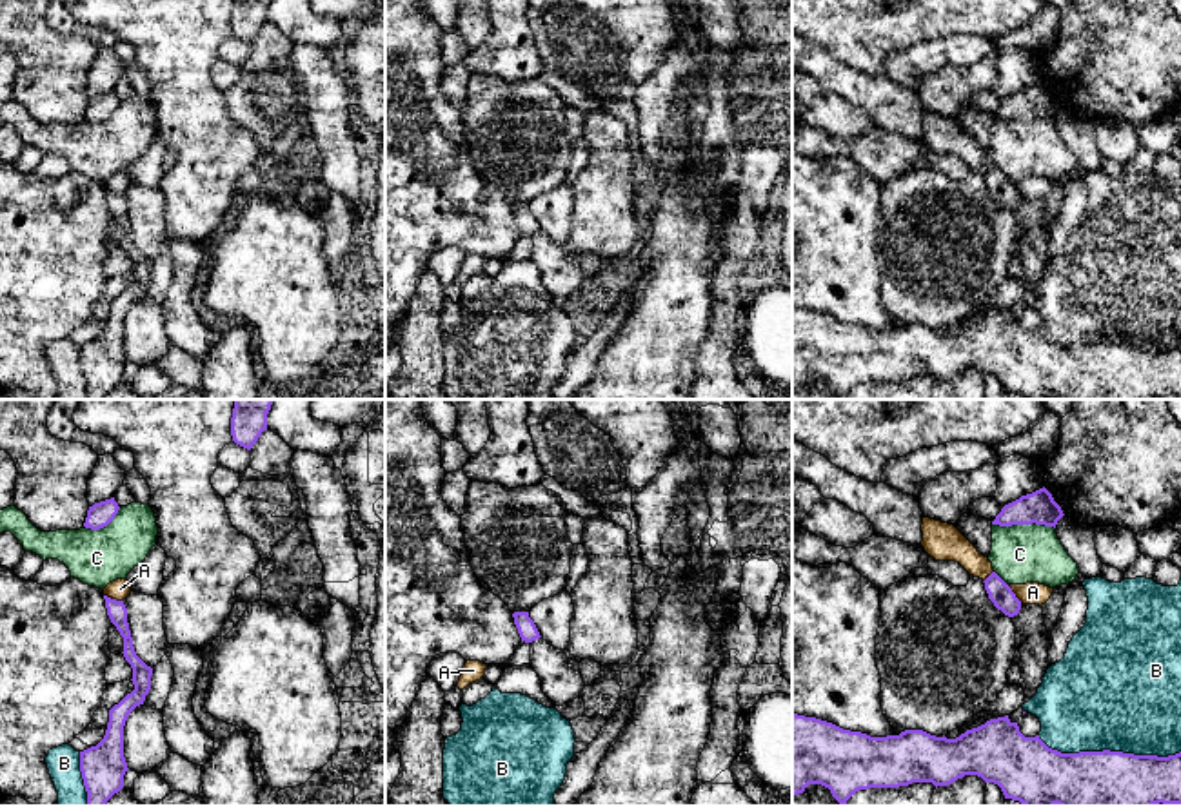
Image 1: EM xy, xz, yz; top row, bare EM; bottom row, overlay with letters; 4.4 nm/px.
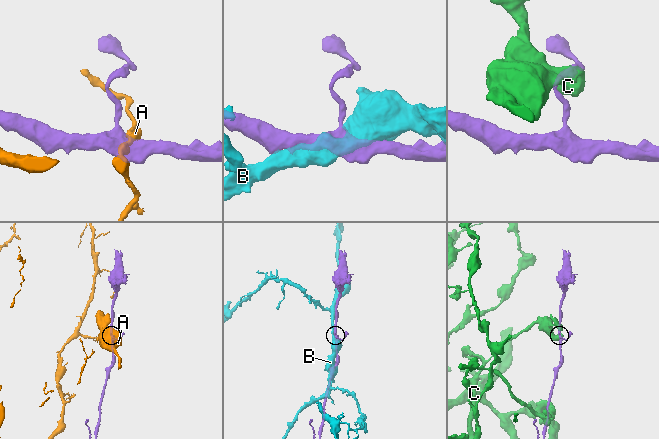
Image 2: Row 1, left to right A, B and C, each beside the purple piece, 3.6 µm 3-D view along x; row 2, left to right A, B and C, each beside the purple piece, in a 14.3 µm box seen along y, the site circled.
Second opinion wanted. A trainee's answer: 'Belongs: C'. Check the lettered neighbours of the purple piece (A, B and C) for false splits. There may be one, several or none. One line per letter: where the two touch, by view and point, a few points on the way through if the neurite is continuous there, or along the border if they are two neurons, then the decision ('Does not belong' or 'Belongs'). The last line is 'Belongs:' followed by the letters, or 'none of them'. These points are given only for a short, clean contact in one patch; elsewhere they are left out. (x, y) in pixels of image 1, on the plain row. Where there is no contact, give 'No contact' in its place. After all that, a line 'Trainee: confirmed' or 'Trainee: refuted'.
A: Touches purple at xy (113, 193). Boundary: xy (104, 187), (122, 195). Does not belong
B: Touches purple at yz (1109, 344). Does not belong
C: Touches purple at yz (1023, 117). Does not belong
Belongs: none of them
Trainee: refuted

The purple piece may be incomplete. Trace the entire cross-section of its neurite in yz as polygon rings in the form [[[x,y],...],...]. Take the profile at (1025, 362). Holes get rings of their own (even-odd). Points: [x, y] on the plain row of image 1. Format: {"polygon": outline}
{"polygon": [[[792,307],[792,390],[803,387],[809,378],[821,378],[845,399],[859,383],[899,381],[912,376],[932,376],[938,381],[965,369],[997,378],[1005,392],[1019,394],[1023,399],[1181,398],[1181,345],[1168,350],[1110,343],[1061,347],[1048,341],[1039,329],[1025,330],[1008,309],[947,332],[923,323],[870,330]]]}

